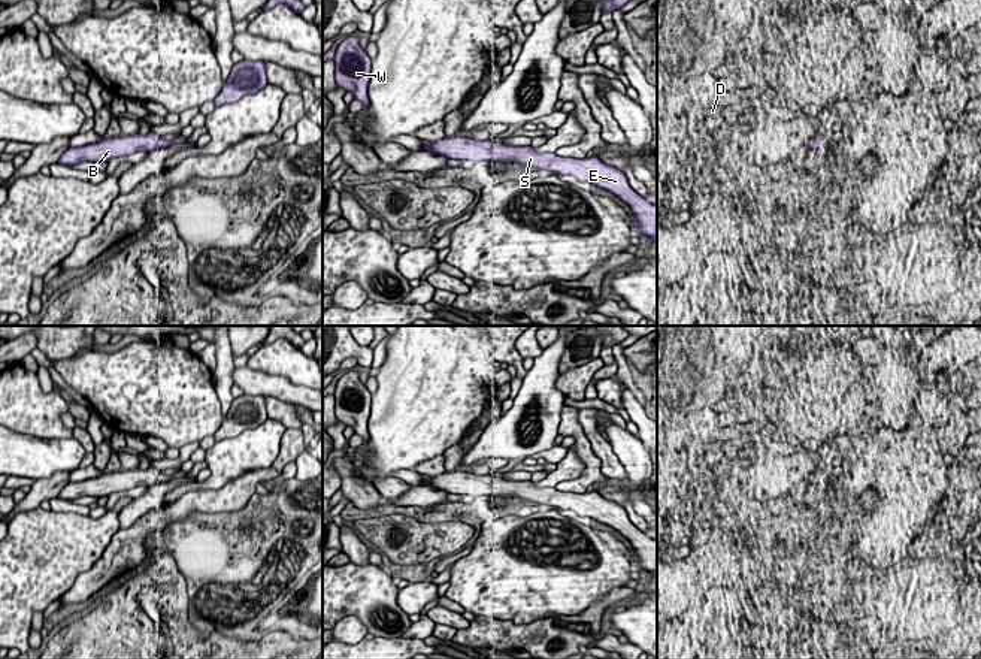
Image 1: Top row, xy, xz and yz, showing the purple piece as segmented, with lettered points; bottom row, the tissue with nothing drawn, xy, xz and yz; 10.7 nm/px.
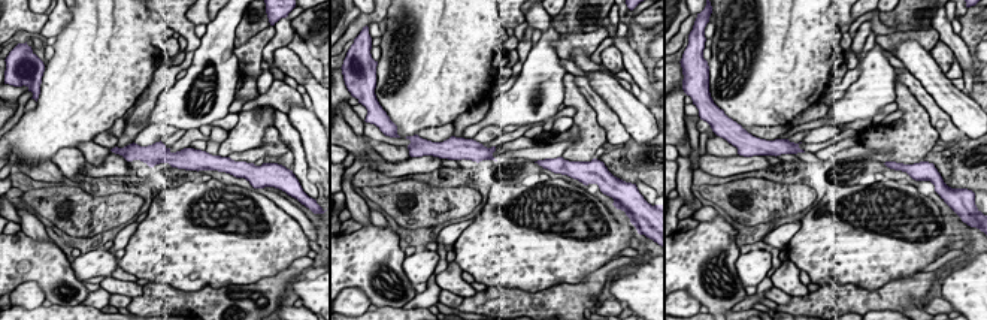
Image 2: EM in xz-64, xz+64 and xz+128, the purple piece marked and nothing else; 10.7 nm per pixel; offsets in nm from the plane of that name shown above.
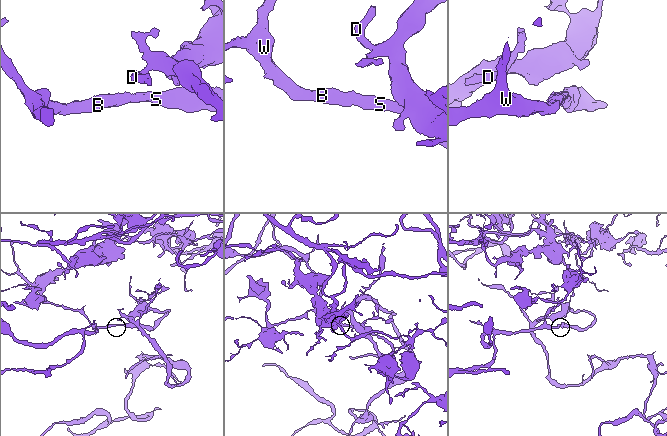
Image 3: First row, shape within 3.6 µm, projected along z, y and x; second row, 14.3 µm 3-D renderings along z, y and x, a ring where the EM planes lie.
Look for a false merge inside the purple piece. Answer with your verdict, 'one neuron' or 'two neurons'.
one neuron

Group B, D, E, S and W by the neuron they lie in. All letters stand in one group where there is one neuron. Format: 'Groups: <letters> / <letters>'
Groups: B D E S W

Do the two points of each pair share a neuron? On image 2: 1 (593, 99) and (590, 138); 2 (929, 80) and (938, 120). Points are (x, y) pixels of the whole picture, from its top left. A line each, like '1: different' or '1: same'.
1: different
2: different

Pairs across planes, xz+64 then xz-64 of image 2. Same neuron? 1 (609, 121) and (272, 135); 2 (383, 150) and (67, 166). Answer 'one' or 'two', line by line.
1: two
2: one

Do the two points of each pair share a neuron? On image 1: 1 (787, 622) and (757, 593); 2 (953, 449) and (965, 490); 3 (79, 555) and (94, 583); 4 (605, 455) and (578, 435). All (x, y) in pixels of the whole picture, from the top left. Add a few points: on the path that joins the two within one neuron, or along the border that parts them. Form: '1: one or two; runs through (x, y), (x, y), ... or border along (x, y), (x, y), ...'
1: one; runs through (780, 614), (765, 598)
2: two; border along (963, 444), (954, 458)
3: two; border along (109, 541), (102, 555), (63, 593)
4: two; border along (577, 411), (590, 449), (606, 475)

